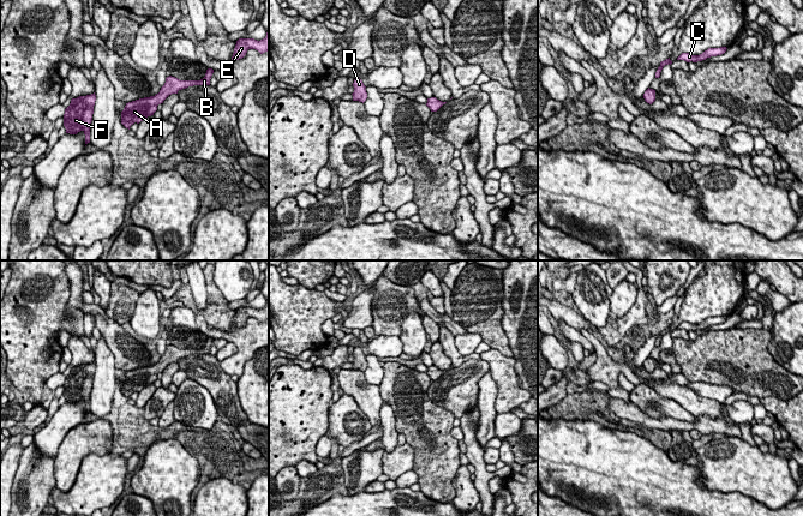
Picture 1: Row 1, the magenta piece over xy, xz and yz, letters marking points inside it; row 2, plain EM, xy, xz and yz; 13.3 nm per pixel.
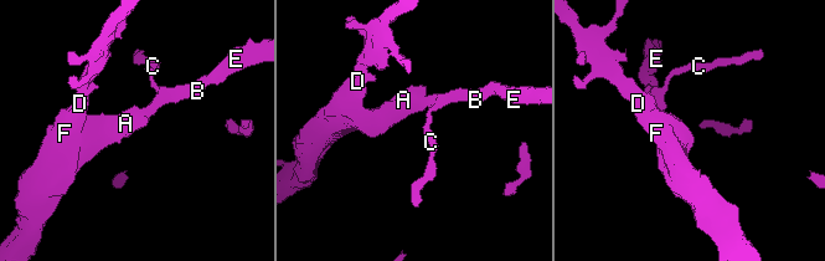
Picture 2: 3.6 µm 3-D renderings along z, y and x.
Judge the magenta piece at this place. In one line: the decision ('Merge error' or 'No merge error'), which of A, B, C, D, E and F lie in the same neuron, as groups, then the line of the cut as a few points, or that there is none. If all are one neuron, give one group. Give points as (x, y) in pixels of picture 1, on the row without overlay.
Merge error. Groups: A D F / B C E. Split along xy (160, 360), (168, 364)

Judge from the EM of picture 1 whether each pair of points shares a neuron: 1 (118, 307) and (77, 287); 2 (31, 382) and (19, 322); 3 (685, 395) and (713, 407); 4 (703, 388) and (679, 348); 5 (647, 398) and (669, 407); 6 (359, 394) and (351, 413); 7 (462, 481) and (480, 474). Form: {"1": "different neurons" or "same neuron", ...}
{"1": "different neurons", "2": "same neuron", "3": "same neuron", "4": "different neurons", "5": "same neuron", "6": "different neurons", "7": "different neurons"}

